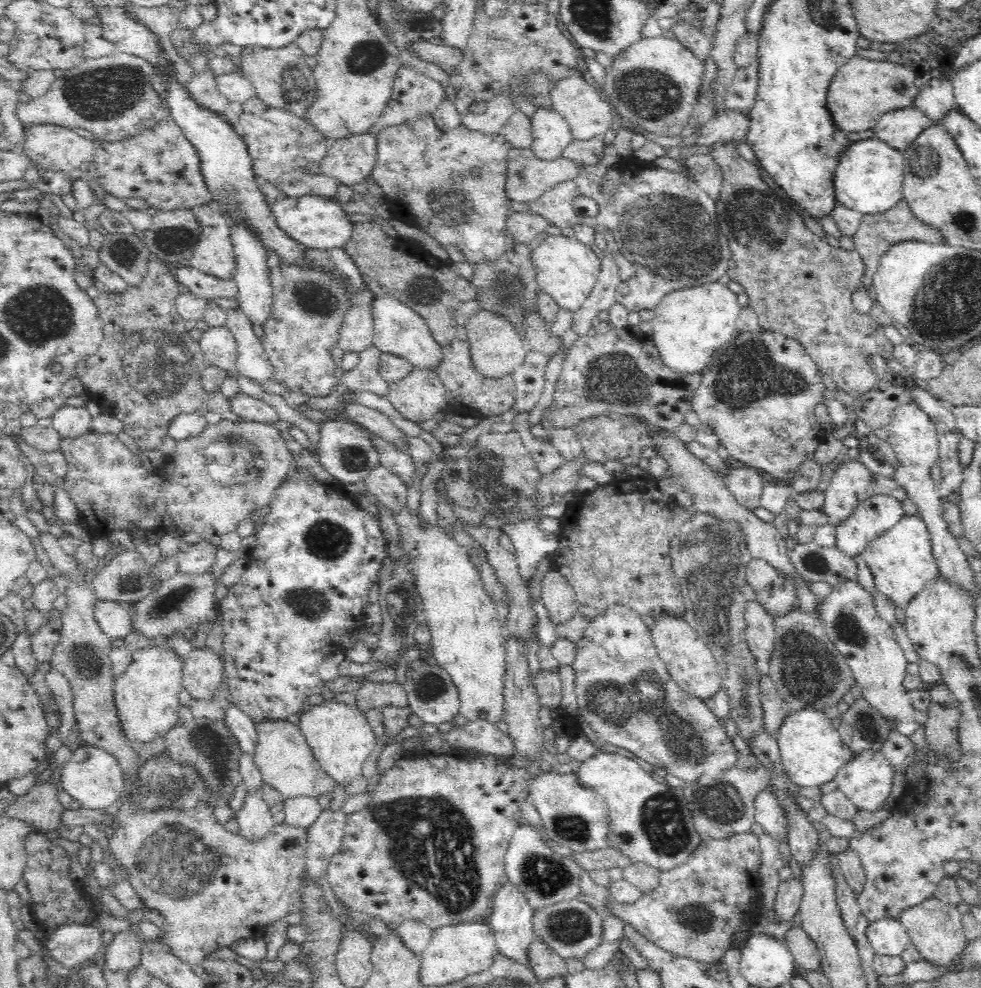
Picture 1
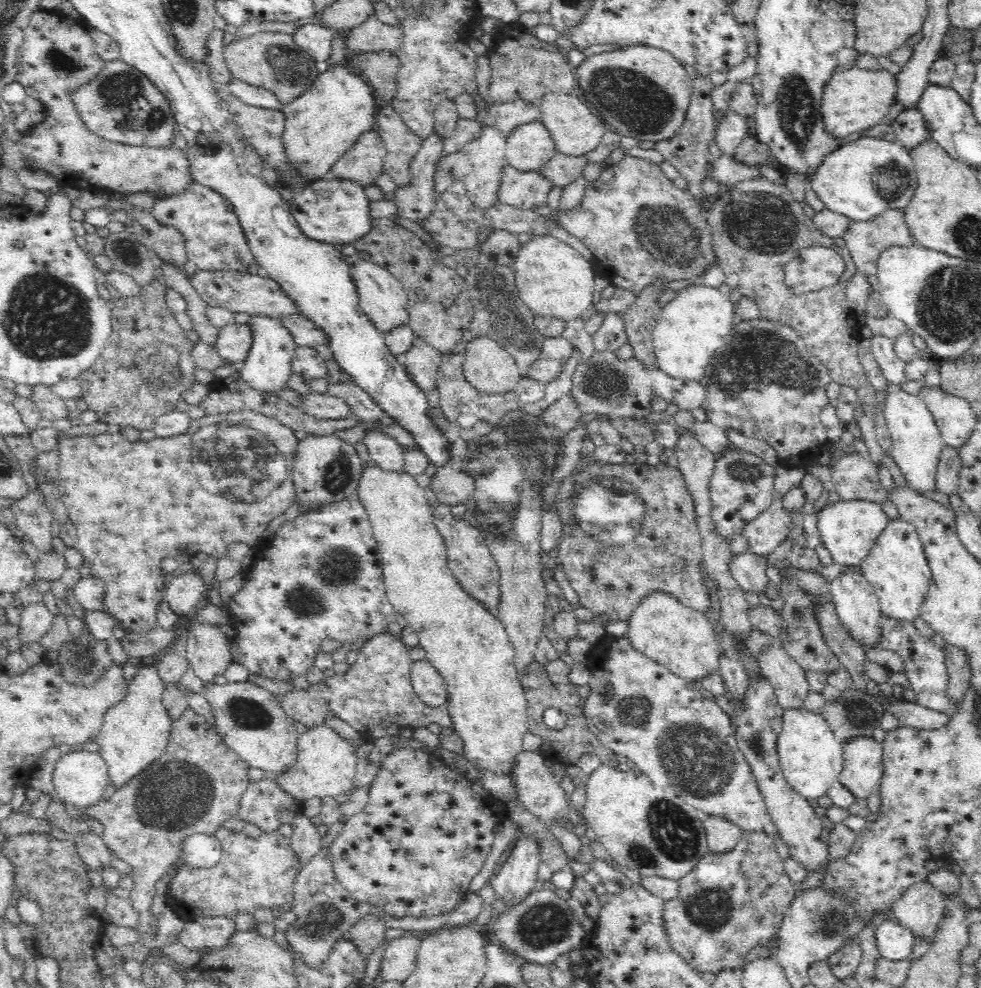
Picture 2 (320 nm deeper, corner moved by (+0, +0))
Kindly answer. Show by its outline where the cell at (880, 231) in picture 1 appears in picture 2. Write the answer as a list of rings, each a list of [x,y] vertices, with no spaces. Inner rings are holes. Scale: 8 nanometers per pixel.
[[[889,209],[872,220],[855,220],[843,234],[846,247],[854,260],[855,266],[860,273],[865,275],[877,274],[877,263],[882,252],[894,246],[917,245],[917,240],[912,235],[910,227],[906,224],[904,213],[898,209]]]

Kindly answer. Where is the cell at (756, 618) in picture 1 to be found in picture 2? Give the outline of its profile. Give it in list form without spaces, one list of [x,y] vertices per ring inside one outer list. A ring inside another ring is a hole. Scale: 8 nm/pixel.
[[[779,640],[768,645],[766,650],[762,650],[762,654],[758,656],[759,664],[762,668],[763,677],[773,686],[777,701],[782,705],[782,708],[801,708],[804,697],[810,692],[805,676],[806,672],[794,658],[787,654],[787,650],[782,645]]]

